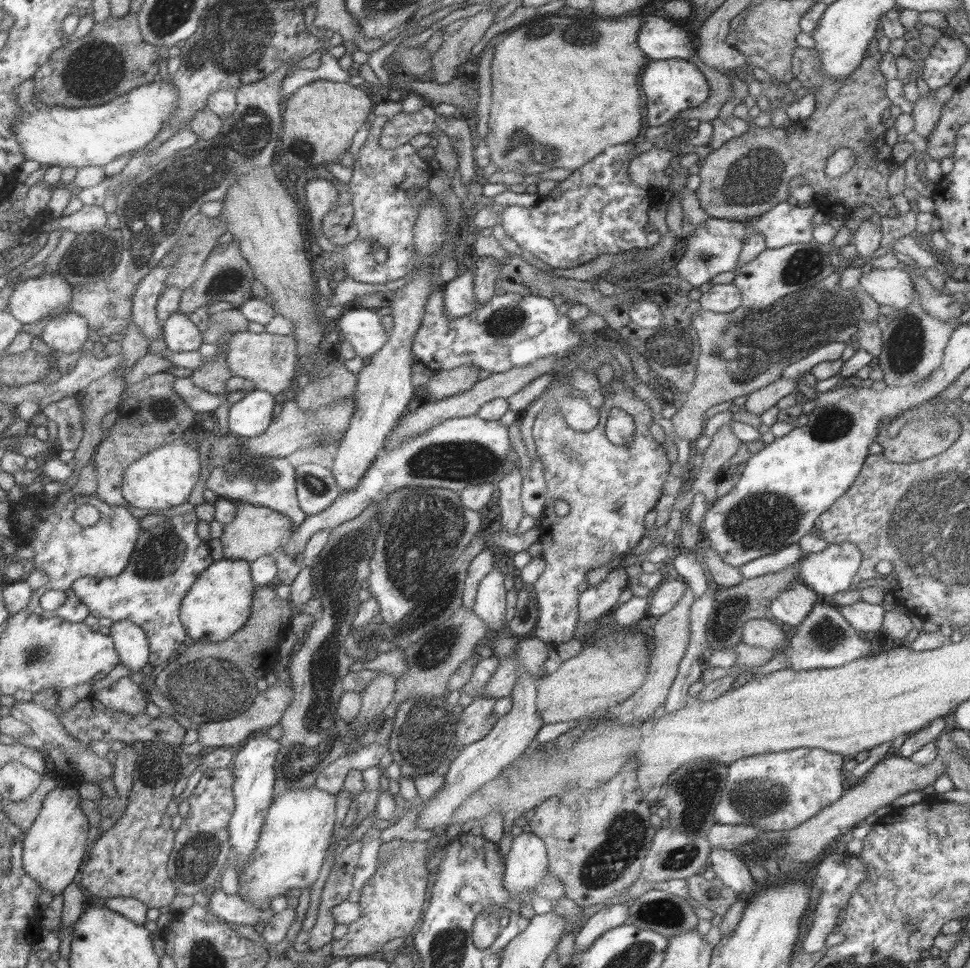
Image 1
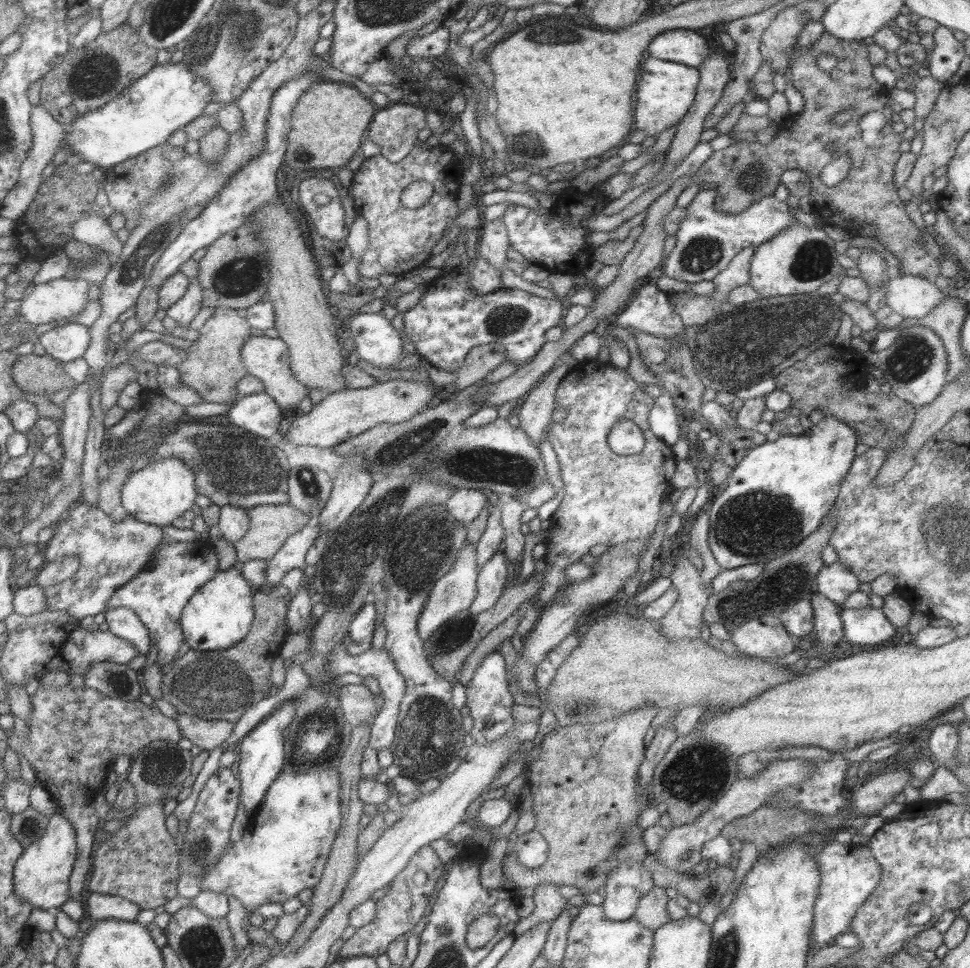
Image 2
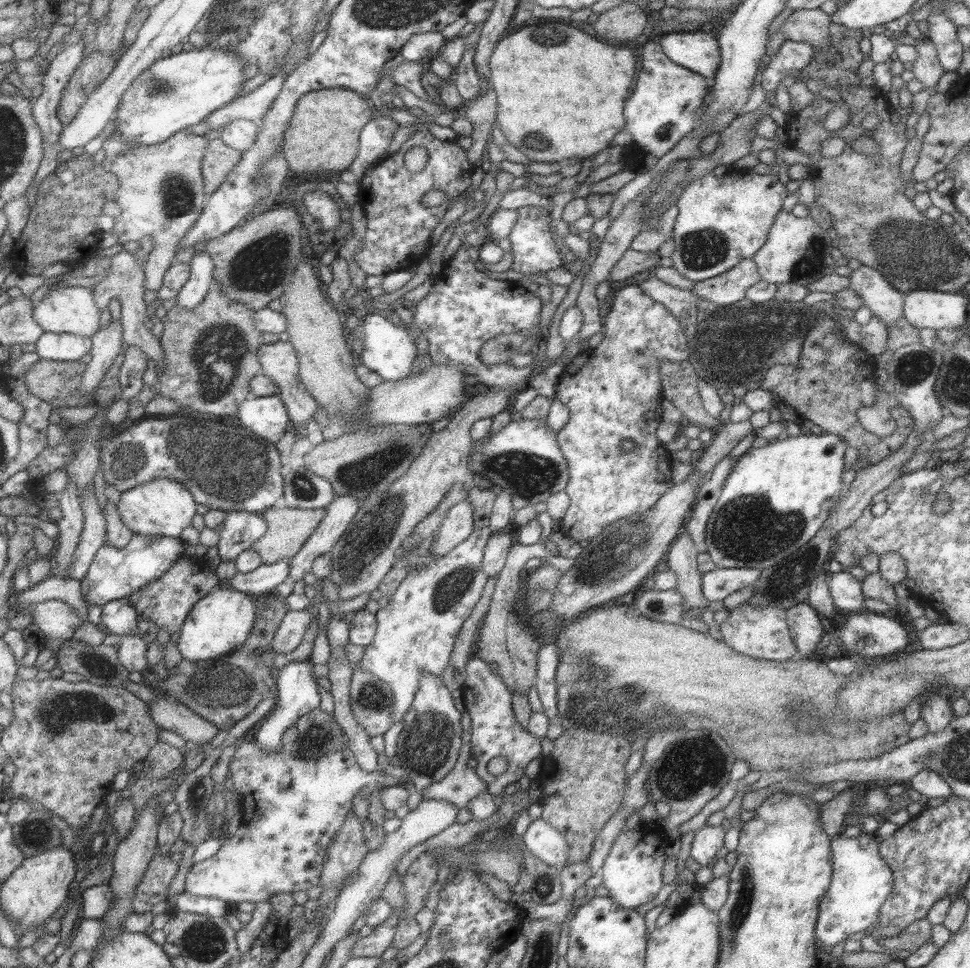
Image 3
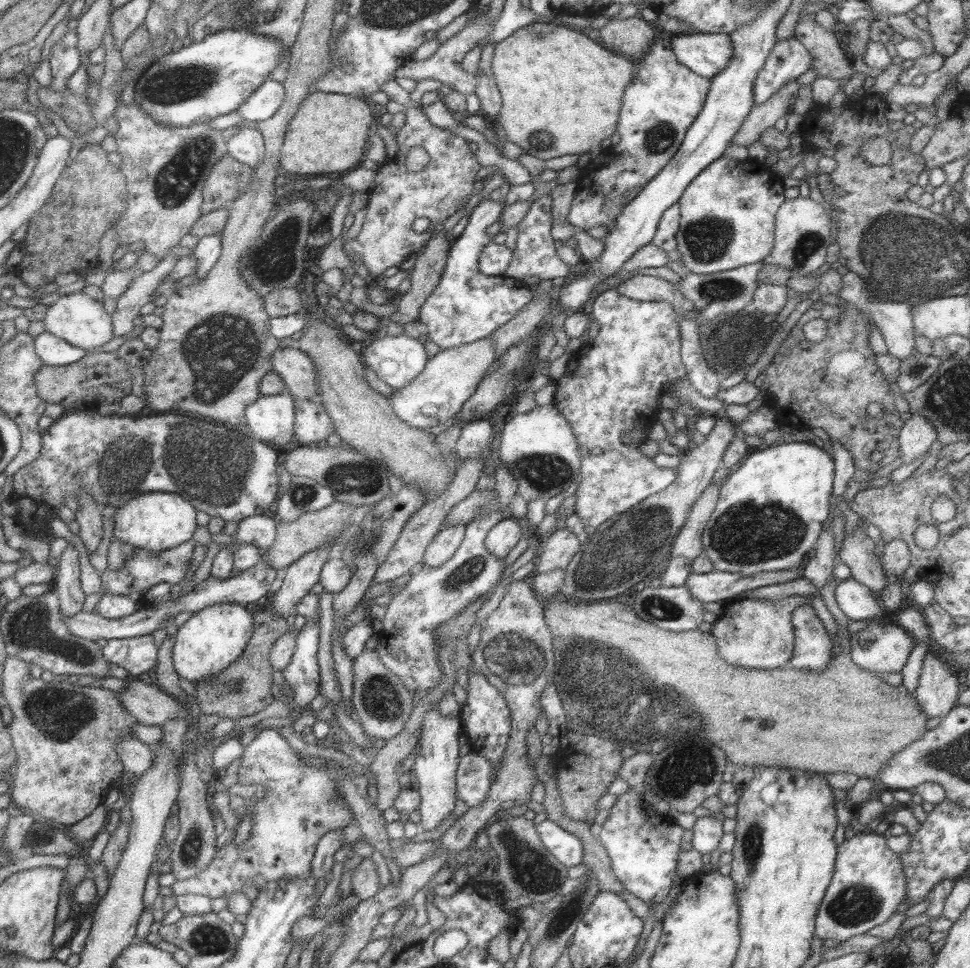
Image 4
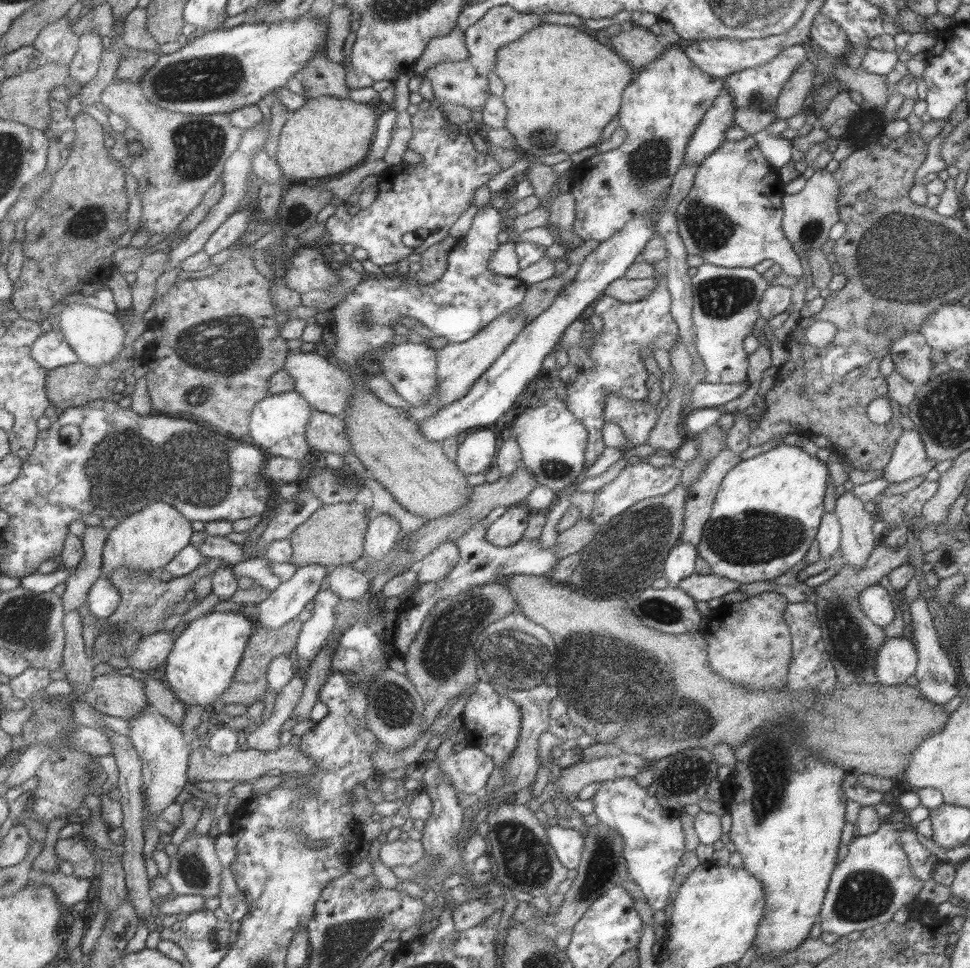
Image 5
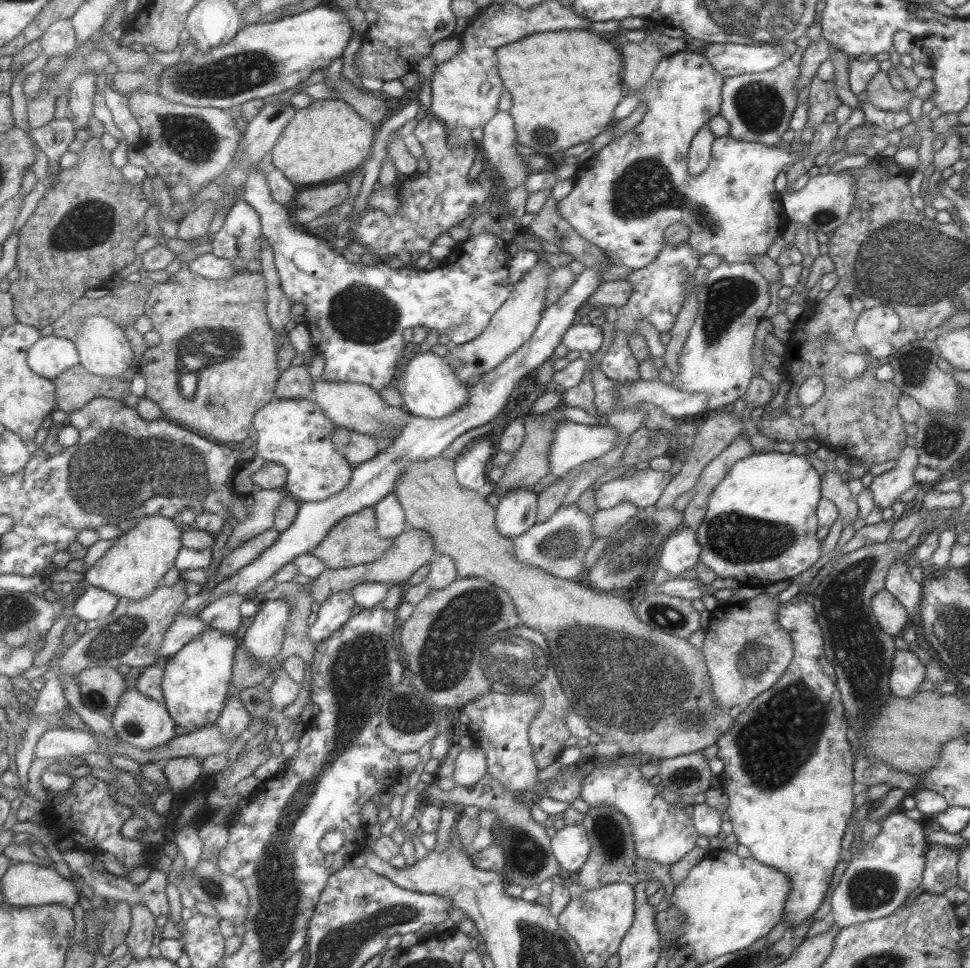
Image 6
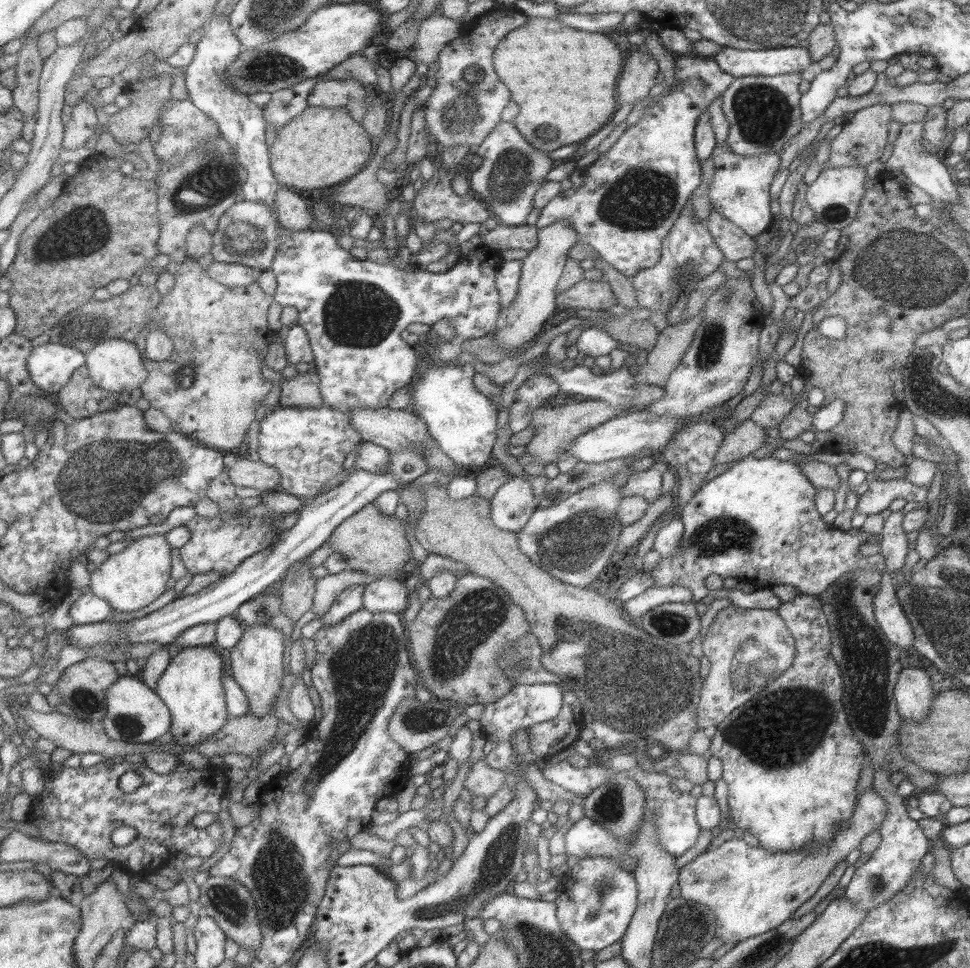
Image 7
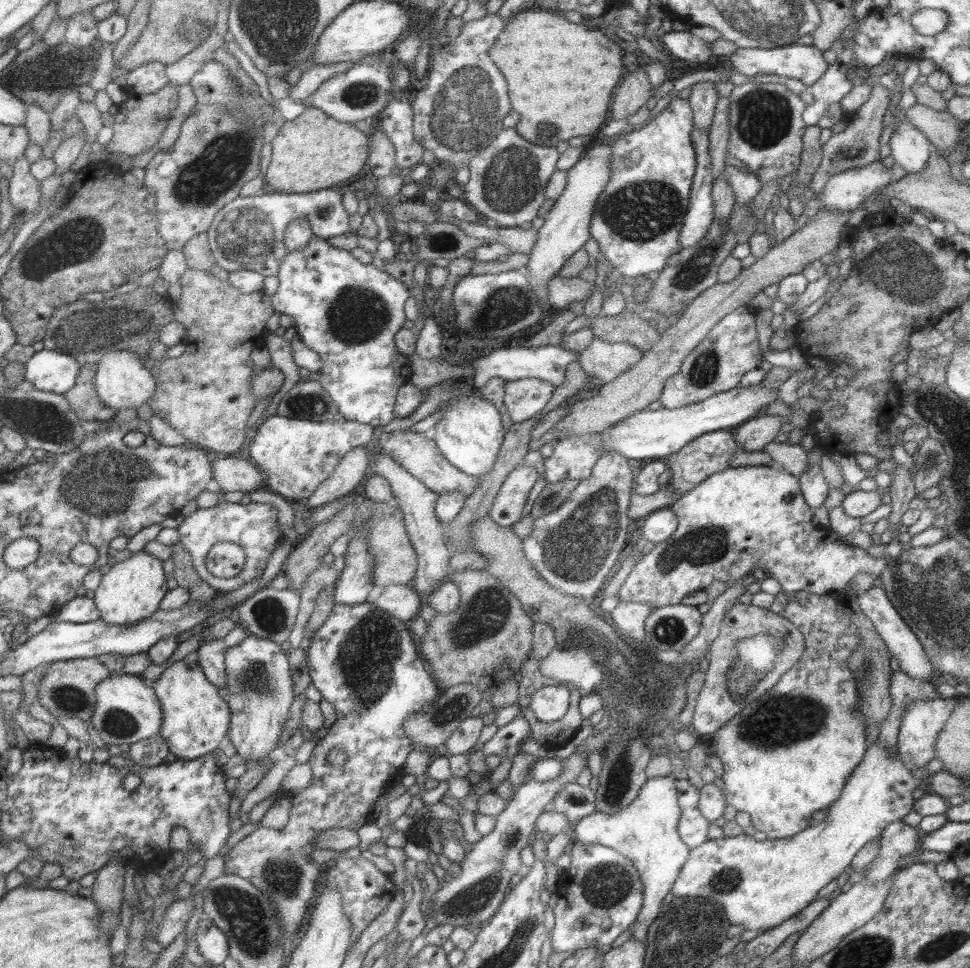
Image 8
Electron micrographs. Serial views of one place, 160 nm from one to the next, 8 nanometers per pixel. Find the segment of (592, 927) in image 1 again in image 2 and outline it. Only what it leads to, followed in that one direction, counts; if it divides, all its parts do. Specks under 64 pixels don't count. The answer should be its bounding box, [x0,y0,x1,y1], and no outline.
[600,860,653,922]

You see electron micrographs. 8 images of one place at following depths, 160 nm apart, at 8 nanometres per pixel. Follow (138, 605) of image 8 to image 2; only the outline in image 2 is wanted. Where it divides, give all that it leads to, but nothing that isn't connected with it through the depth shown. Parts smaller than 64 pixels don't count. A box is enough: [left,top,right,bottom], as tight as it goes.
[120,458,195,527]

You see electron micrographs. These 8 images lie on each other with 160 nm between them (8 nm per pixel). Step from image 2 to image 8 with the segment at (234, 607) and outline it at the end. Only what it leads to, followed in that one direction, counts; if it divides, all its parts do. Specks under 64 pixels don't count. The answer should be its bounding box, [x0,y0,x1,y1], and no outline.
[151,656,230,760]

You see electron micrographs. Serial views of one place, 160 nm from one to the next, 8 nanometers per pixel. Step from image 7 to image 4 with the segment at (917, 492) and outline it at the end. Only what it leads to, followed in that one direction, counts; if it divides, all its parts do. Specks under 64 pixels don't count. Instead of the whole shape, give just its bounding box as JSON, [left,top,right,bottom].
[898,414,937,464]

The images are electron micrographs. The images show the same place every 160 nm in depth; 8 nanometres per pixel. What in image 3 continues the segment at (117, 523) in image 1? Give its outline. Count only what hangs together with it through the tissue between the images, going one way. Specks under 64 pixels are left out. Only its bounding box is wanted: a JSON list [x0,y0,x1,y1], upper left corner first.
[81,534,185,604]

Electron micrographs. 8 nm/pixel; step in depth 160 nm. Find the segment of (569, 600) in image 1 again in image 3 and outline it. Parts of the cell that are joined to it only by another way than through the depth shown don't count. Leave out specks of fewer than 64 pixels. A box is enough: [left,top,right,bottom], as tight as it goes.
[554,285,689,544]

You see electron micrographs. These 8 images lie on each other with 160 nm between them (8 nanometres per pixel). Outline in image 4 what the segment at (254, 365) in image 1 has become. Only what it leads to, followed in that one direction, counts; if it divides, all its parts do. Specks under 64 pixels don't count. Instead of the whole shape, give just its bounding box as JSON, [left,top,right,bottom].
[271,344,334,445]

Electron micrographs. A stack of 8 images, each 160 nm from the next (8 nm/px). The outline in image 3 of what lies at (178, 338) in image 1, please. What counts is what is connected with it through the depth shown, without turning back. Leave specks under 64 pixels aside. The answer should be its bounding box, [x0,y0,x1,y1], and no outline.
[174,250,214,311]

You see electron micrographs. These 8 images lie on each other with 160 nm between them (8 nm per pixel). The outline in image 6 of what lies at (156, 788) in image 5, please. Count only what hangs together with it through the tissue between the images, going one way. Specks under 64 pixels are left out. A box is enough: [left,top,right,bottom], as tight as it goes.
[110,674,175,750]

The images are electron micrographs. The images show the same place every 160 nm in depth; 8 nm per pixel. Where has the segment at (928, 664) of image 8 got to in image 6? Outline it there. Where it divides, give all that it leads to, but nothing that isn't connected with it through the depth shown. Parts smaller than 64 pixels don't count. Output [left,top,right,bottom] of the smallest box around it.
[870,588,911,637]

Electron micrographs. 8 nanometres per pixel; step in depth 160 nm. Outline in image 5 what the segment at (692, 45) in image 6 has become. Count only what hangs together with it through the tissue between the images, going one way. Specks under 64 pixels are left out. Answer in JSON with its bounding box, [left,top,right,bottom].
[610,24,684,72]

